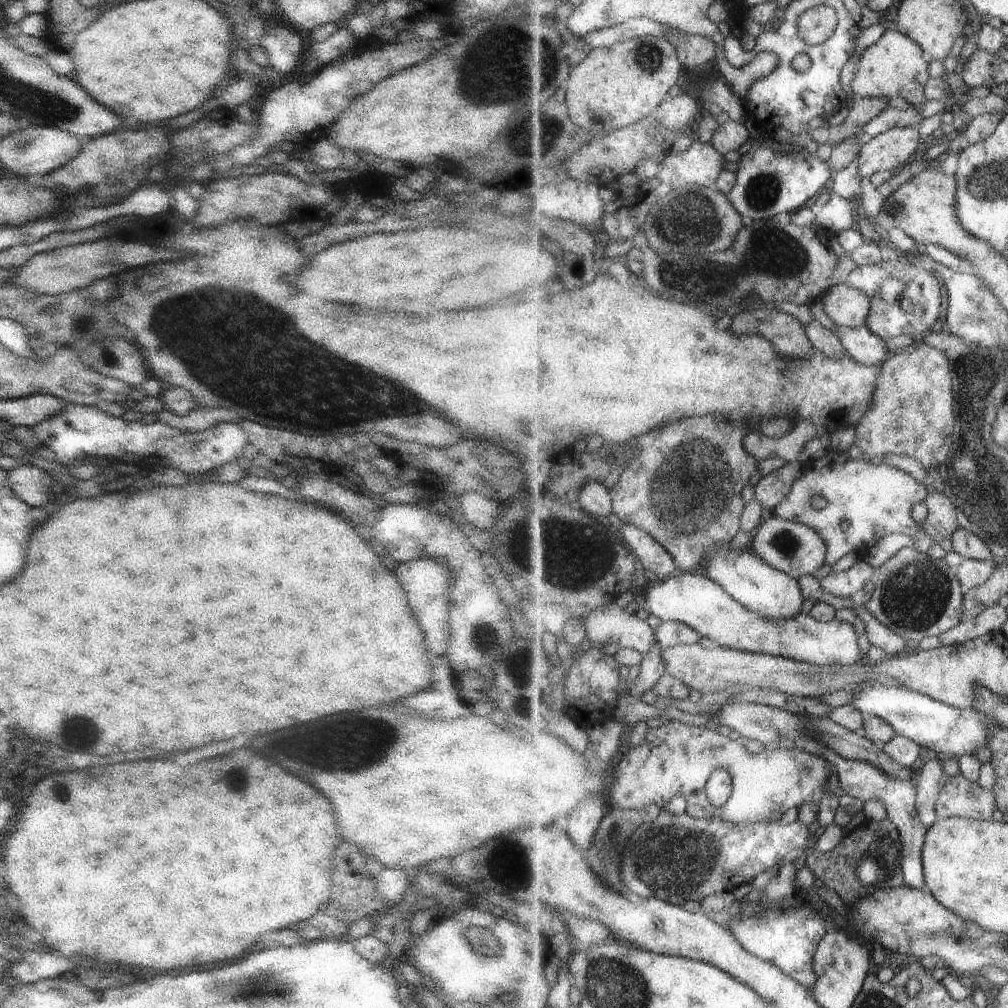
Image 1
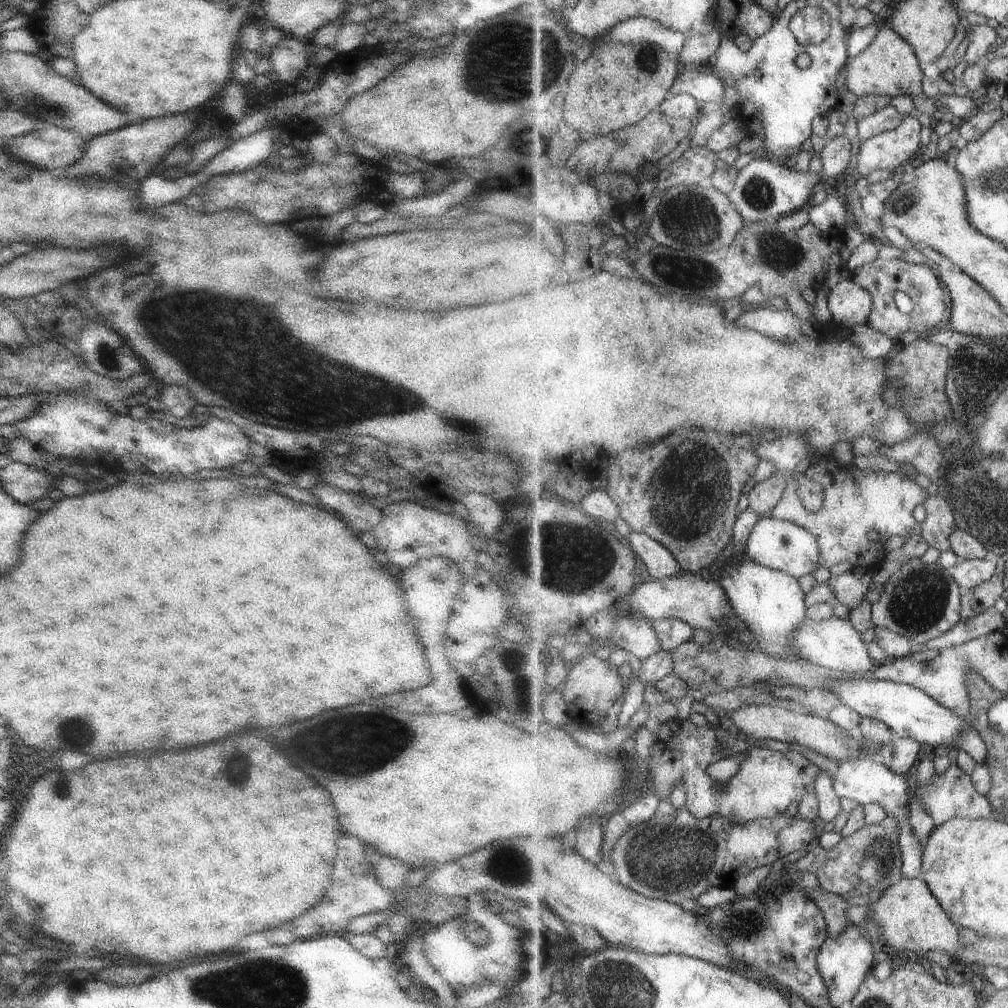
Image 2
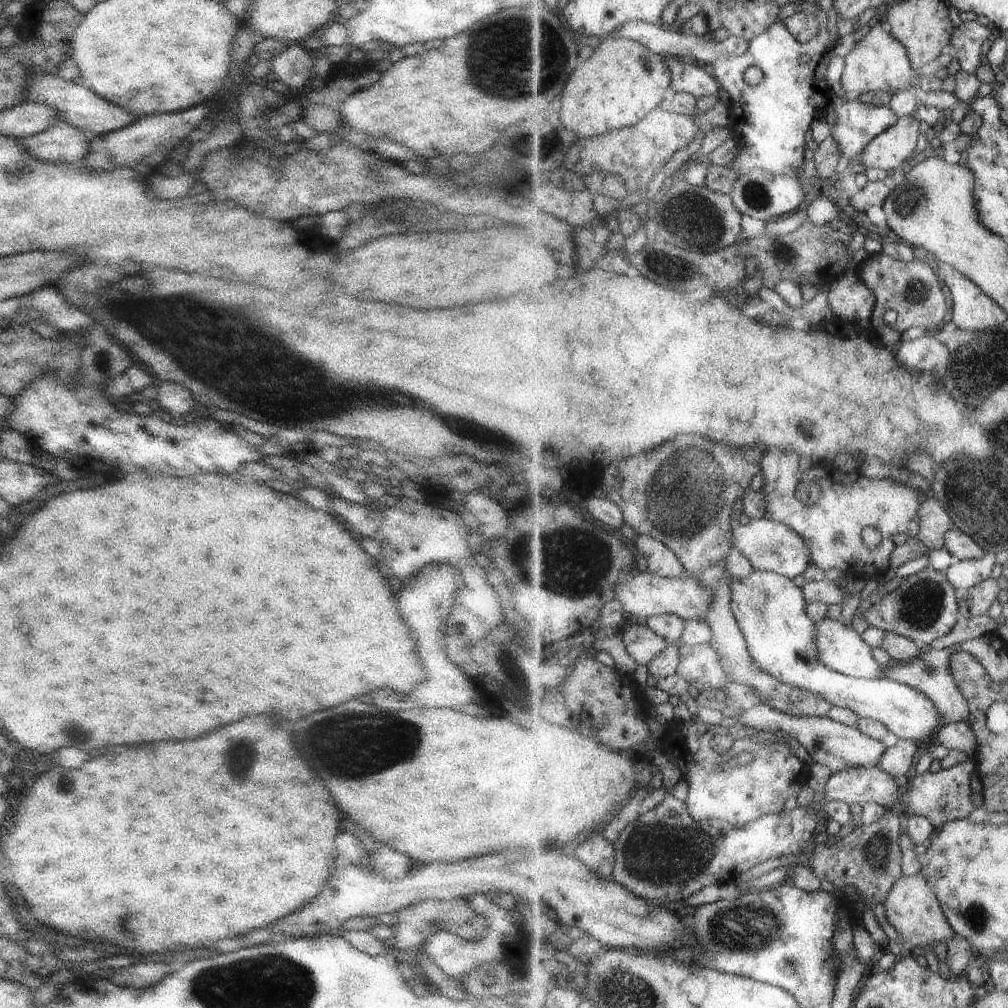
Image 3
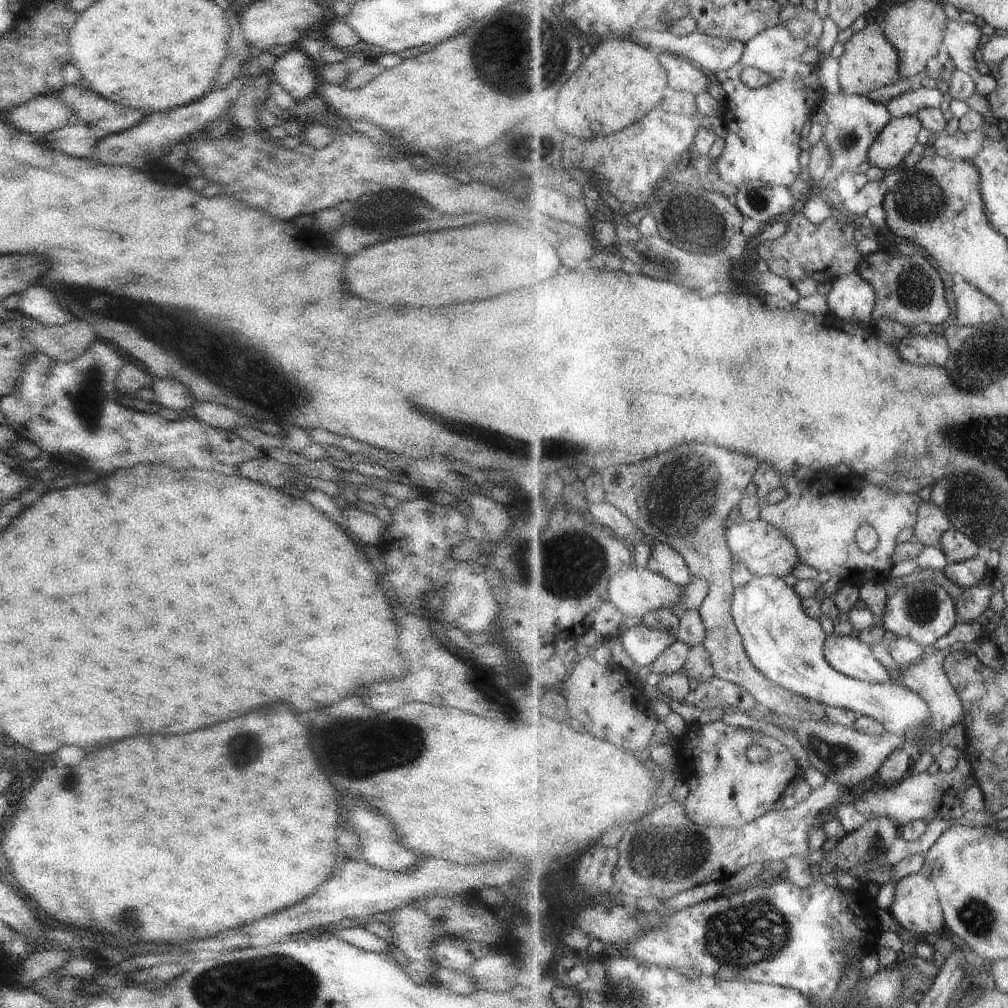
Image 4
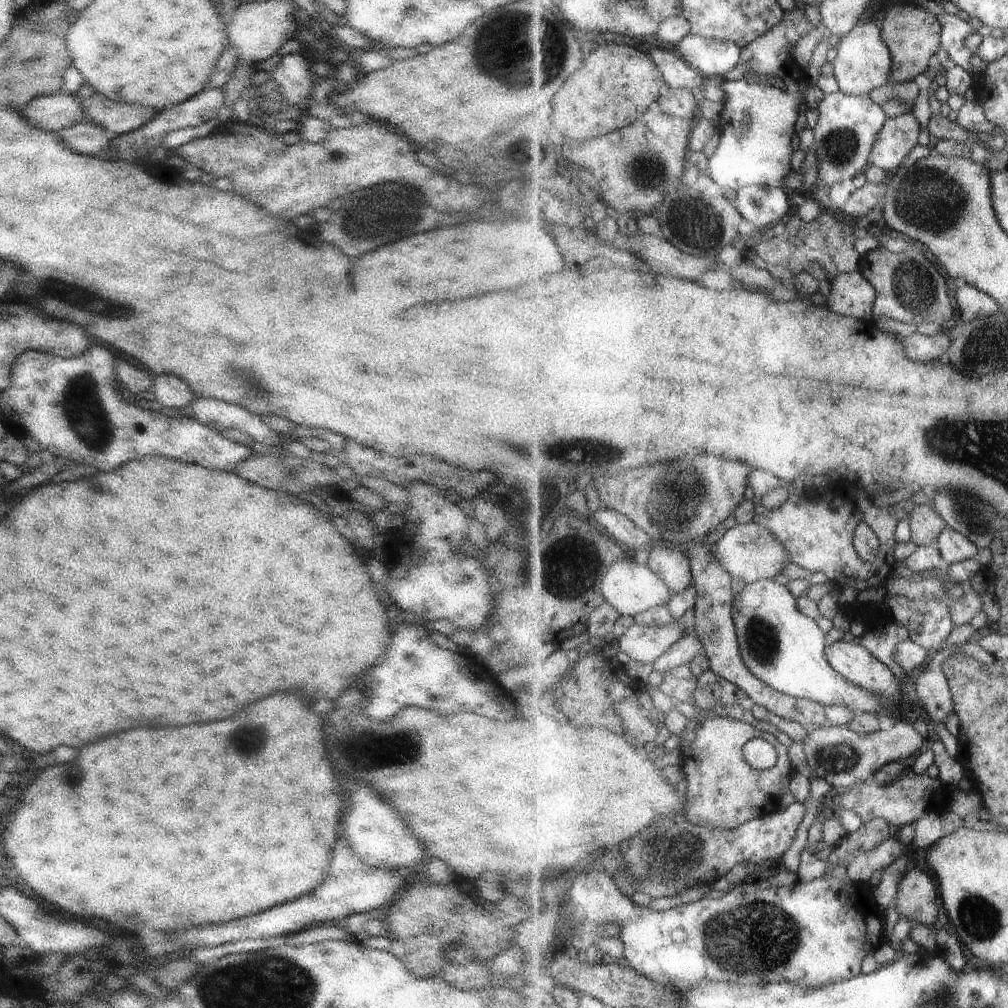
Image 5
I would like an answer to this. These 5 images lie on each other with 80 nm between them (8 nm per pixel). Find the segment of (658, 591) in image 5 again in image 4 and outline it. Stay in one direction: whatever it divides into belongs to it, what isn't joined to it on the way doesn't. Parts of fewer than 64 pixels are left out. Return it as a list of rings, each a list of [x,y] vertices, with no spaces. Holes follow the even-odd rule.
[[[625,566],[613,580],[609,580],[609,596],[617,604],[617,609],[625,615],[644,617],[661,609],[674,609],[682,599],[684,588],[665,576],[658,575],[646,566]]]

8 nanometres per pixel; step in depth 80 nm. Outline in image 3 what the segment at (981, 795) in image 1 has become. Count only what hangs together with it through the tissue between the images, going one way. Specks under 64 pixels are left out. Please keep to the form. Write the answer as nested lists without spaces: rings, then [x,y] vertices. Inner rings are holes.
[[[967,758],[963,763],[950,763],[946,768],[932,773],[931,771],[926,772],[925,774],[912,773],[906,780],[903,781],[902,793],[908,794],[908,801],[906,803],[907,810],[903,813],[909,818],[911,815],[921,815],[927,818],[930,818],[936,827],[944,825],[949,818],[949,806],[950,802],[952,803],[953,798],[957,800],[957,816],[959,818],[967,819],[968,816],[973,812],[977,807],[975,802],[973,802],[973,790],[971,790],[971,778],[973,774],[977,773],[977,763],[973,758]]]

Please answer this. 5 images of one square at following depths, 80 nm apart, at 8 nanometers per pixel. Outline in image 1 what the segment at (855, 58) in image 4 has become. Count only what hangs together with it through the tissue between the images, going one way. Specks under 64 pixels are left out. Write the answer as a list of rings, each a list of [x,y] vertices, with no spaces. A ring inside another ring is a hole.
[[[889,29],[861,56],[851,87],[855,97],[887,100],[901,97],[914,107],[921,108],[927,102],[925,85],[929,79],[929,58],[924,48],[901,31]]]

